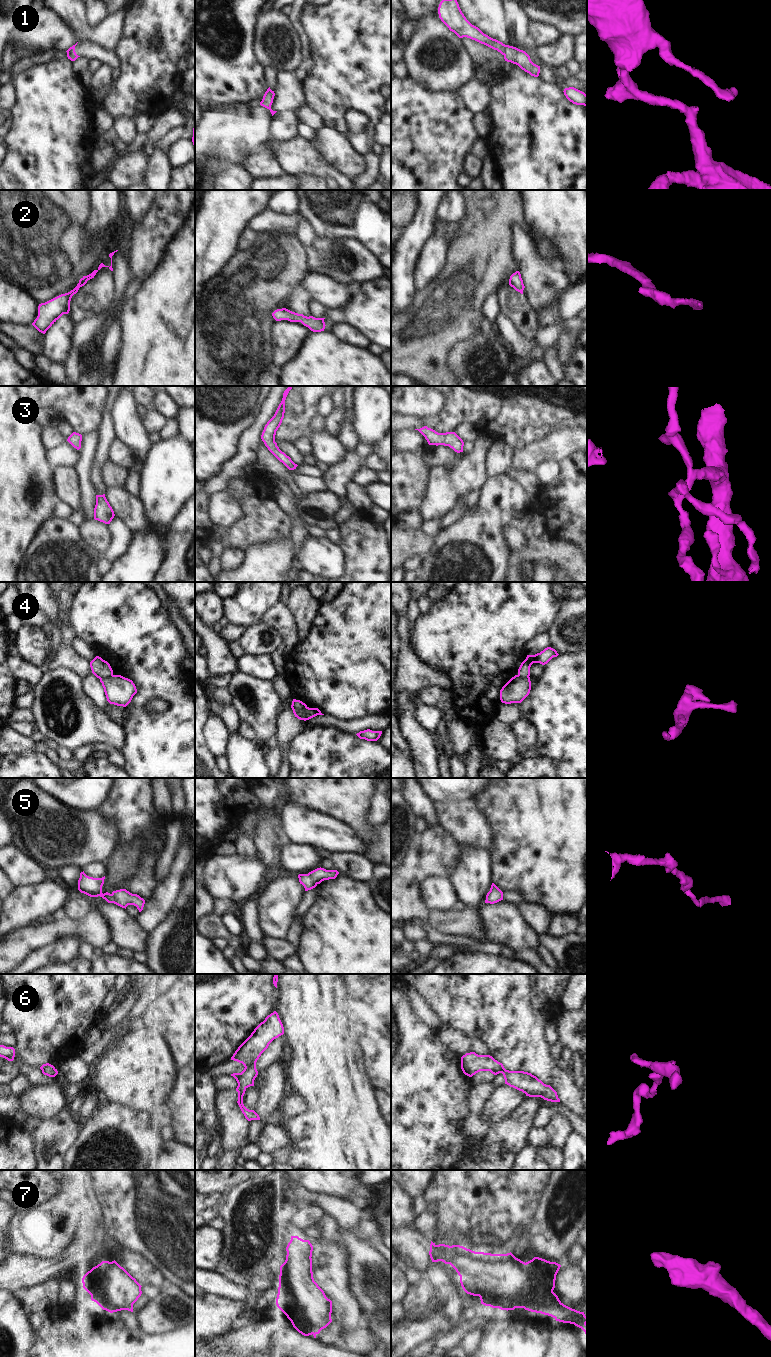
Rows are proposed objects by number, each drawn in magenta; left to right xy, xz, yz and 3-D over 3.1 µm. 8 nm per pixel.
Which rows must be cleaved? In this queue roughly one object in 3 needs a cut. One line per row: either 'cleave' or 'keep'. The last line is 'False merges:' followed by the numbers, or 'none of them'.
1: keep
2: keep
3: keep
4: cleave
5: keep
6: keep
7: keep
False merges: 4

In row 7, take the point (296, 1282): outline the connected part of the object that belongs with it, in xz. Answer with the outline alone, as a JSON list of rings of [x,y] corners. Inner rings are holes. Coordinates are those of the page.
[[[291,1236],[286,1251],[276,1305],[299,1333],[316,1338],[332,1322],[332,1301],[314,1281],[310,1241]]]

